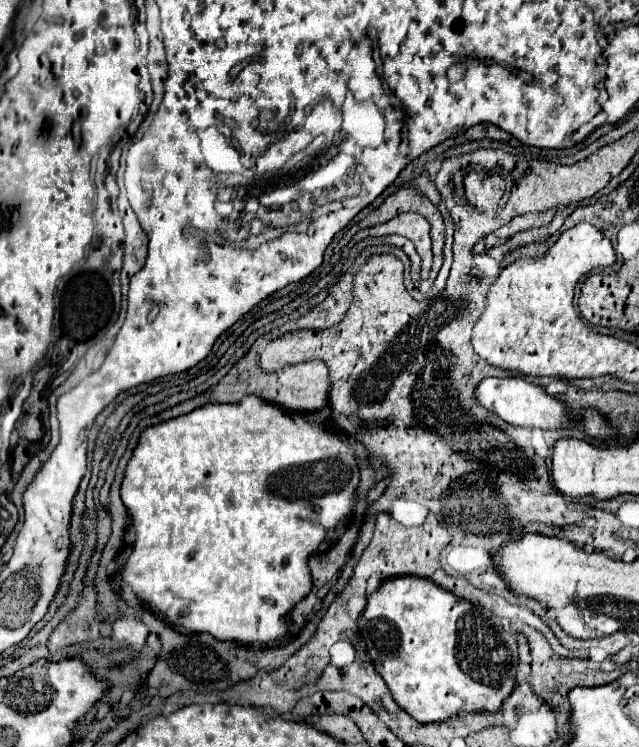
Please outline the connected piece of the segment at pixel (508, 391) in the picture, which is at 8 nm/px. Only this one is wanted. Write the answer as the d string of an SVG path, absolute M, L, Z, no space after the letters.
M486 377L474 387L474 401L484 409L496 413L510 425L520 425L528 429L560 429L568 421L568 413L564 405L554 397L548 395L542 387L528 383L520 377L500 379L500 377Z

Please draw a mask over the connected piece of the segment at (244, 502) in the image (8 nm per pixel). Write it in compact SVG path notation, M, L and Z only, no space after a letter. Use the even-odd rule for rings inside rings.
M248 395L244 397L244 401L236 403L236 405L204 405L200 409L194 409L190 413L186 413L184 417L176 417L176 419L170 419L170 421L162 421L158 425L152 425L152 427L146 427L138 439L138 445L136 449L132 451L132 457L126 465L126 471L124 471L124 479L122 479L122 485L120 485L120 497L122 497L122 503L126 505L128 509L128 519L130 519L130 525L134 529L134 543L132 543L132 553L128 555L124 567L122 567L122 583L124 585L130 585L132 593L136 595L136 599L144 605L148 605L154 613L158 613L162 619L166 619L166 623L170 623L172 627L176 629L182 629L182 631L188 631L188 633L210 633L214 639L218 641L238 641L238 643L270 643L270 641L276 641L280 637L286 635L286 615L292 611L292 607L302 601L310 589L312 589L312 577L310 577L310 569L308 569L308 555L314 553L320 543L324 541L326 537L326 531L328 529L334 529L342 519L346 519L352 511L352 505L354 505L354 491L356 491L356 485L358 485L358 465L356 465L356 459L354 459L354 453L348 449L348 443L346 443L346 435L340 433L340 431L334 431L332 427L328 425L322 425L322 423L316 423L316 425L310 425L304 421L304 415L302 413L286 413L284 409L276 407L276 405L270 405L270 403L264 403L262 399L256 399L254 395Z

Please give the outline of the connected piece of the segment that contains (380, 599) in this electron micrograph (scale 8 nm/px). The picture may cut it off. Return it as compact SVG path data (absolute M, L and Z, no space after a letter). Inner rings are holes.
M406 575L384 581L368 595L366 607L358 617L358 635L366 643L374 669L386 681L394 701L416 721L432 723L444 721L458 711L498 711L502 701L512 693L518 665L516 639L510 629L492 621L486 609L460 601L430 579Z

